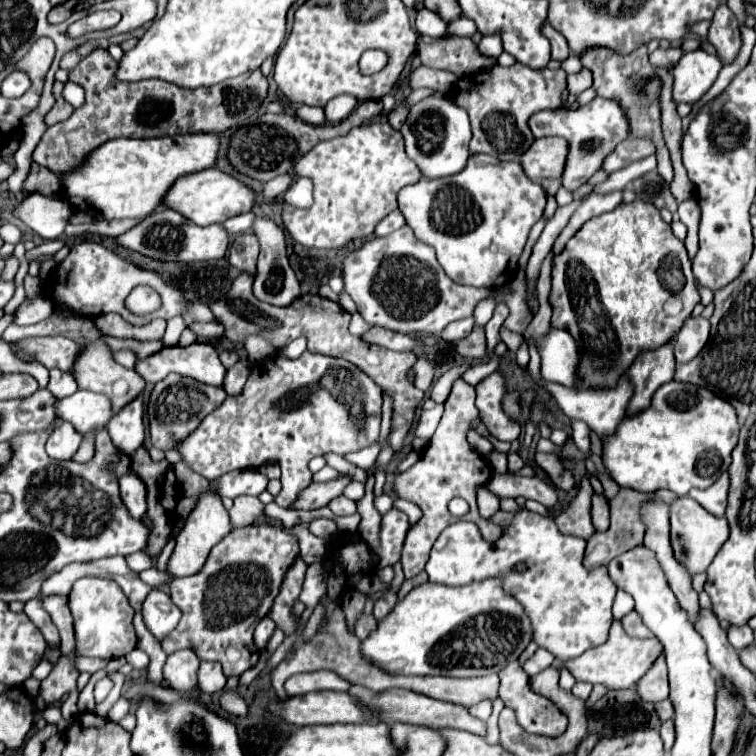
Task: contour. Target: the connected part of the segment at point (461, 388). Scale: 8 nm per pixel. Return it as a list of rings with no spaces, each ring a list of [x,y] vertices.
[[[457,379],[451,389],[451,395],[445,401],[445,413],[439,421],[439,427],[437,427],[435,435],[431,437],[431,443],[425,449],[423,457],[395,479],[393,489],[395,489],[397,497],[413,501],[423,509],[421,521],[409,529],[409,535],[407,535],[405,547],[403,547],[401,563],[403,563],[403,571],[405,571],[407,579],[413,579],[415,575],[419,575],[425,569],[425,563],[429,561],[429,551],[431,551],[433,543],[437,541],[437,537],[441,535],[441,531],[459,521],[459,517],[453,517],[447,509],[447,503],[453,497],[461,497],[469,503],[469,513],[463,515],[461,519],[477,523],[481,537],[485,541],[495,541],[501,535],[499,525],[495,525],[493,521],[483,519],[479,515],[477,501],[475,501],[475,489],[479,485],[485,485],[491,477],[489,463],[465,441],[465,431],[469,429],[471,419],[475,419],[477,415],[479,415],[479,411],[475,407],[475,389],[469,383],[465,383],[463,379]]]

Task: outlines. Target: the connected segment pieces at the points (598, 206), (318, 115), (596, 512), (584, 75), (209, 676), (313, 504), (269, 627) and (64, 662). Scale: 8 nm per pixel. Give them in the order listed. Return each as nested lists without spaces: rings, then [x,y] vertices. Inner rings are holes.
[[[613,191],[613,193],[607,193],[607,195],[589,195],[587,201],[575,211],[575,215],[567,223],[567,227],[561,231],[561,235],[555,239],[553,255],[559,255],[565,249],[565,243],[575,235],[577,229],[581,229],[583,223],[587,223],[587,219],[593,219],[601,213],[613,211],[619,203],[621,203],[621,191]]]
[[[302,105],[297,109],[297,116],[308,123],[313,125],[322,125],[327,122],[324,110],[321,107],[308,107]]]
[[[593,493],[593,525],[597,531],[607,531],[609,527],[609,501],[599,493]]]
[[[581,69],[579,73],[573,73],[573,75],[567,75],[567,91],[571,95],[579,95],[583,93],[585,89],[591,87],[591,73],[587,69]]]
[[[201,661],[199,667],[199,691],[205,695],[213,695],[225,689],[225,675],[221,671],[219,663],[209,663],[209,661]]]
[[[347,475],[335,479],[335,481],[325,481],[325,483],[317,483],[311,481],[309,487],[305,487],[305,491],[301,491],[301,495],[297,495],[297,499],[289,505],[289,509],[305,509],[305,511],[313,511],[313,509],[321,509],[325,507],[331,499],[339,497],[343,487],[349,483],[351,479]]]
[[[263,617],[263,619],[259,621],[259,625],[255,627],[255,635],[253,635],[253,639],[255,639],[259,651],[265,649],[269,637],[273,635],[273,629],[275,629],[275,623],[273,623],[269,617]]]
[[[59,657],[55,669],[49,673],[47,679],[41,681],[39,697],[43,699],[45,705],[55,705],[59,703],[67,693],[75,691],[79,671],[71,665],[67,657]]]

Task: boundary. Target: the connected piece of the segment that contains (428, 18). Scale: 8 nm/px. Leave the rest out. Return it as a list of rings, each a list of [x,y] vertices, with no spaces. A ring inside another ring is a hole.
[[[419,9],[417,17],[415,17],[415,27],[421,35],[429,35],[429,37],[441,37],[447,31],[447,23],[435,15],[429,9]]]

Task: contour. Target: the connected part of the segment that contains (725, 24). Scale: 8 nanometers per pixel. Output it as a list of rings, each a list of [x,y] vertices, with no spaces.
[[[727,5],[717,7],[717,11],[711,19],[707,39],[715,45],[717,57],[721,59],[721,63],[729,65],[737,59],[743,41],[741,41],[741,33],[739,33],[739,27],[737,27],[737,19]]]

